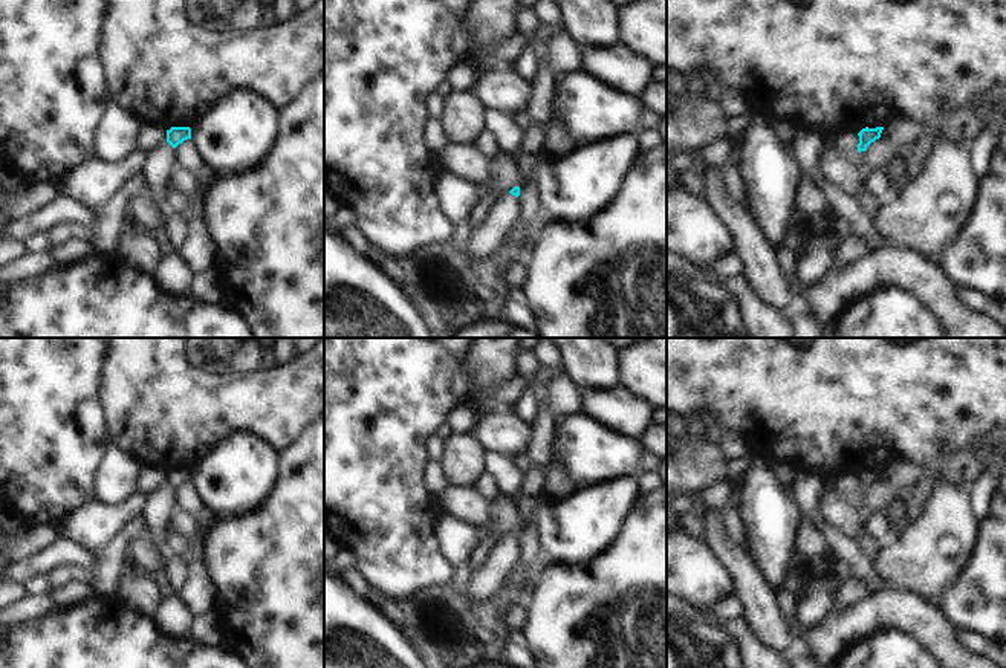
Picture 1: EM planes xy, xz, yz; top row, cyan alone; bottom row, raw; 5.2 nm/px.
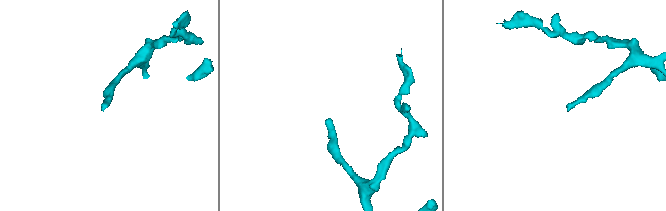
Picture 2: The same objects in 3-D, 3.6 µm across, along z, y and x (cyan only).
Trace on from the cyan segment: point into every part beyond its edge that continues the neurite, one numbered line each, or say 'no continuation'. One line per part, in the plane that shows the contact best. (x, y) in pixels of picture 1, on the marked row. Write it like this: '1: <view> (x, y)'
no continuation

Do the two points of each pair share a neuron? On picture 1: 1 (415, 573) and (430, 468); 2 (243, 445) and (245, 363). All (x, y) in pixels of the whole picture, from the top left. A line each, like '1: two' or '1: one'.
1: two
2: two

